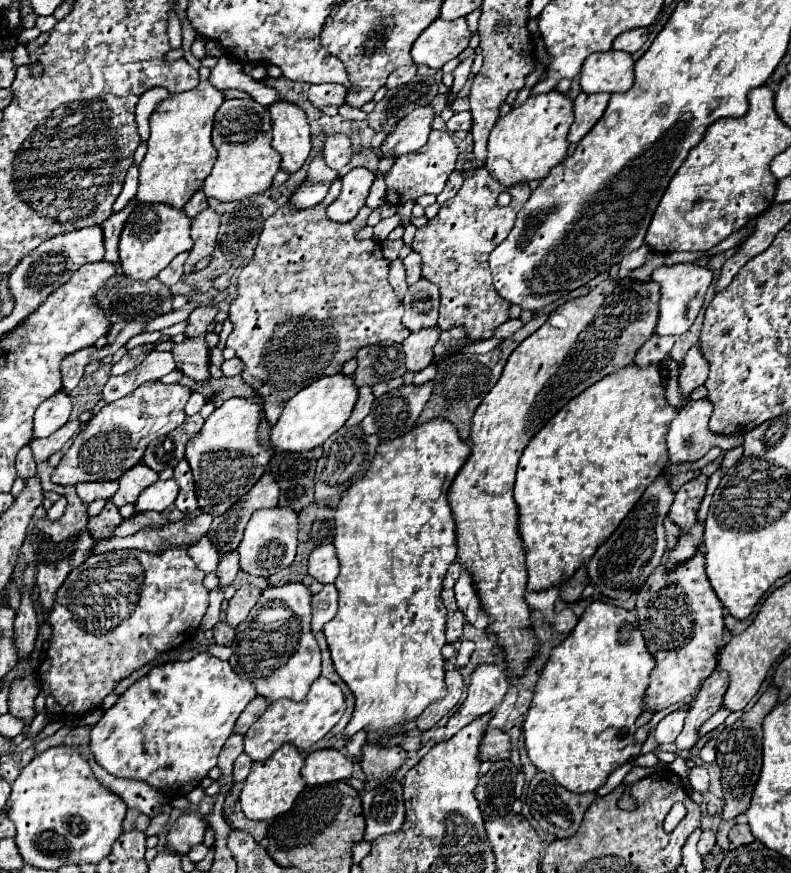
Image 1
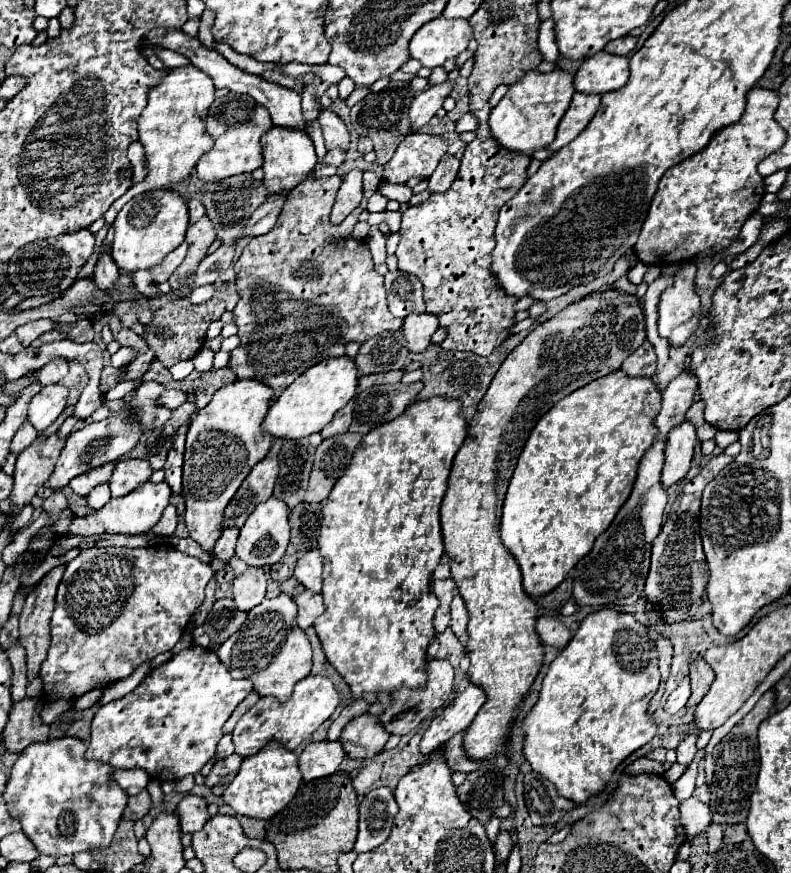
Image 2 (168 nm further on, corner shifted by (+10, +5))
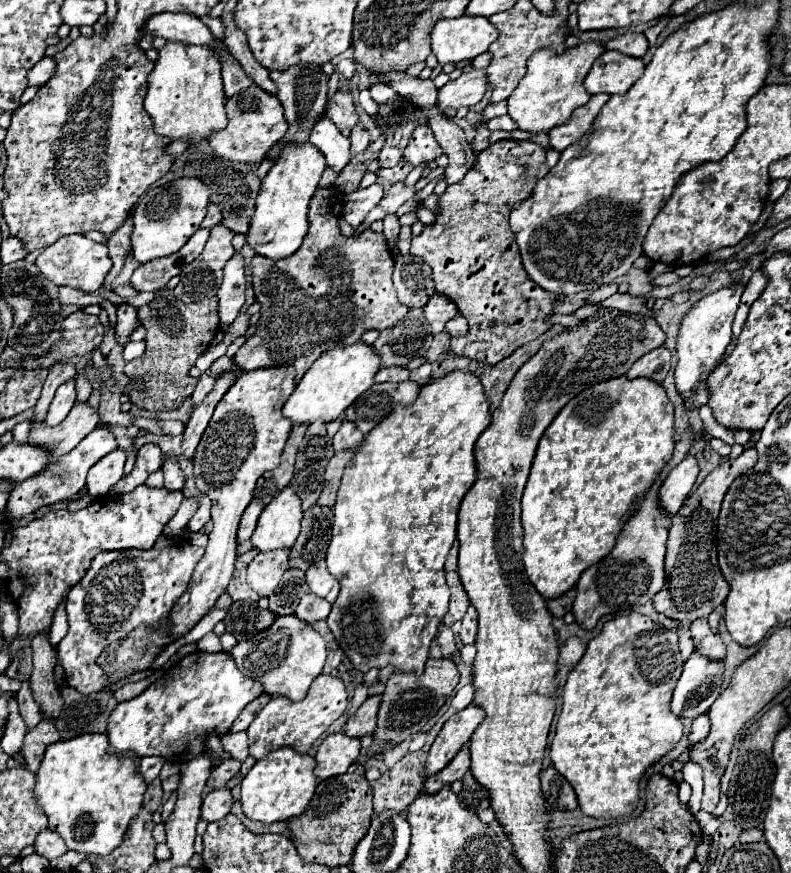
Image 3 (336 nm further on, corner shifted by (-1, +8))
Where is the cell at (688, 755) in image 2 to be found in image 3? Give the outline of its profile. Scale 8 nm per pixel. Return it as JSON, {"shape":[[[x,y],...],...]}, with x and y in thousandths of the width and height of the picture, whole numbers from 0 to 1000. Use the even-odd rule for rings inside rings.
{"shape":[[[886,818],[876,825],[876,832],[874,832],[874,838],[871,838],[871,848],[874,852],[881,852],[884,848],[889,848],[891,843],[896,841],[896,820],[894,818]]]}

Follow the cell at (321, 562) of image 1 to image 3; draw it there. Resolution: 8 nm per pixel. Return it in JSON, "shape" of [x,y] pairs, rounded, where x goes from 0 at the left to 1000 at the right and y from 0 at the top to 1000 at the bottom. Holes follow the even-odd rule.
{"shape":[[[406,641],[401,646],[393,646],[393,651],[386,658],[388,658],[388,669],[391,669],[393,680],[398,680],[403,685],[411,685],[413,690],[421,690],[426,685],[429,667],[421,658],[416,658],[416,653],[411,648],[411,641]]]}

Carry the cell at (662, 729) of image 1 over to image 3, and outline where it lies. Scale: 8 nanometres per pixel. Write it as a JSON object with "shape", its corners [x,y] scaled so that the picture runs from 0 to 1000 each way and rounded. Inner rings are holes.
{"shape":[[[876,747],[866,758],[863,772],[851,793],[848,813],[863,822],[881,822],[894,816],[912,795],[914,770],[914,756],[899,756],[884,747]]]}

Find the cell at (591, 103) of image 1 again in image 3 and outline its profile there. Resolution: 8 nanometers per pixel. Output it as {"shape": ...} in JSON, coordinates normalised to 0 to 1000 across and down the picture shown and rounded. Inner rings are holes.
{"shape":[[[747,110],[747,115],[740,121],[729,124],[714,142],[699,147],[694,151],[697,170],[702,170],[704,174],[712,174],[717,167],[729,163],[747,147],[750,137],[755,135],[757,126],[762,124],[762,119],[767,115],[770,115],[770,110]]]}

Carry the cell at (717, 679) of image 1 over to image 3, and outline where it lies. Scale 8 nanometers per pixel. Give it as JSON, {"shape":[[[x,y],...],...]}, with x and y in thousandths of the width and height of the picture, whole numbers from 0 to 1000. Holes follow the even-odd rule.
{"shape":[[[884,708],[874,715],[874,726],[879,735],[879,745],[889,747],[891,751],[899,751],[904,756],[917,754],[917,738],[909,729],[909,724],[901,724],[894,708]]]}

